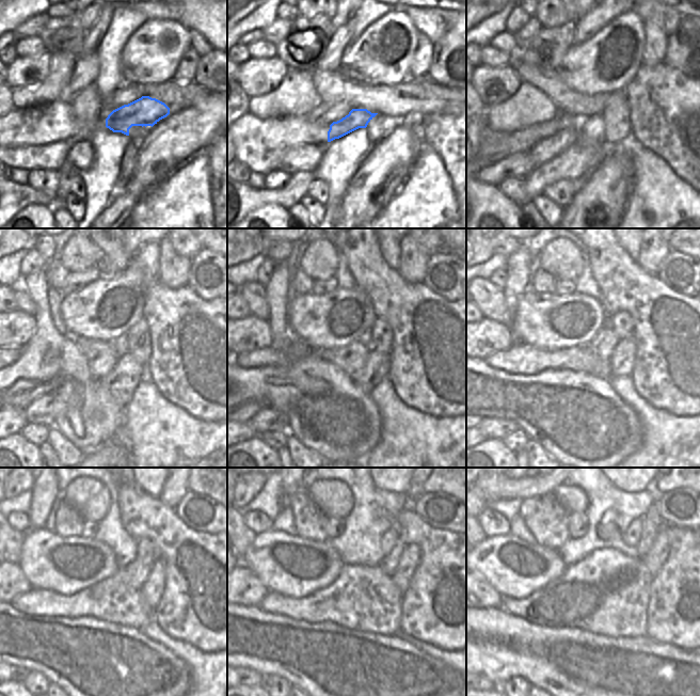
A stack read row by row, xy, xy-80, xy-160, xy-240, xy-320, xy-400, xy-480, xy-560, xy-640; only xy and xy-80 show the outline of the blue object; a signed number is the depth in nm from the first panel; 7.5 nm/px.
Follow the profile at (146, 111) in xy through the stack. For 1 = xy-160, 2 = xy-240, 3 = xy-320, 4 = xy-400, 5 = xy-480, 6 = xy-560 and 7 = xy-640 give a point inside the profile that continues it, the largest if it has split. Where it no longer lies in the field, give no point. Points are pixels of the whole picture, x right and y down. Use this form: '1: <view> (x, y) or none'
1: xy-160 (542, 153)
2: xy-240 (44, 410)
3: xy-320 (268, 418)
4: xy-400 (498, 428)
5: xy-480 (10, 673)
6: xy-560 (251, 678)
7: xy-640 (488, 684)

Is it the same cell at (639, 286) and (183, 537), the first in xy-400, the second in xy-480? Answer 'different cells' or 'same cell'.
same cell

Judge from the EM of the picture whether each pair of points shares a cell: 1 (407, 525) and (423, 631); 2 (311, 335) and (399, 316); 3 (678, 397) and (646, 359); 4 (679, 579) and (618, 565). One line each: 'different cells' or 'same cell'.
1: same cell
2: different cells
3: same cell
4: different cells

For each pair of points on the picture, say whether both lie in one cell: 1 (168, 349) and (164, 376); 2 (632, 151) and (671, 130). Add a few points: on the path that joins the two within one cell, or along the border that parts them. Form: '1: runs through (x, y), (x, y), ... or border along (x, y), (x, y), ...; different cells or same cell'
1: runs through (168, 356), (168, 369); same cell
2: border along (631, 136), (664, 159); different cells

